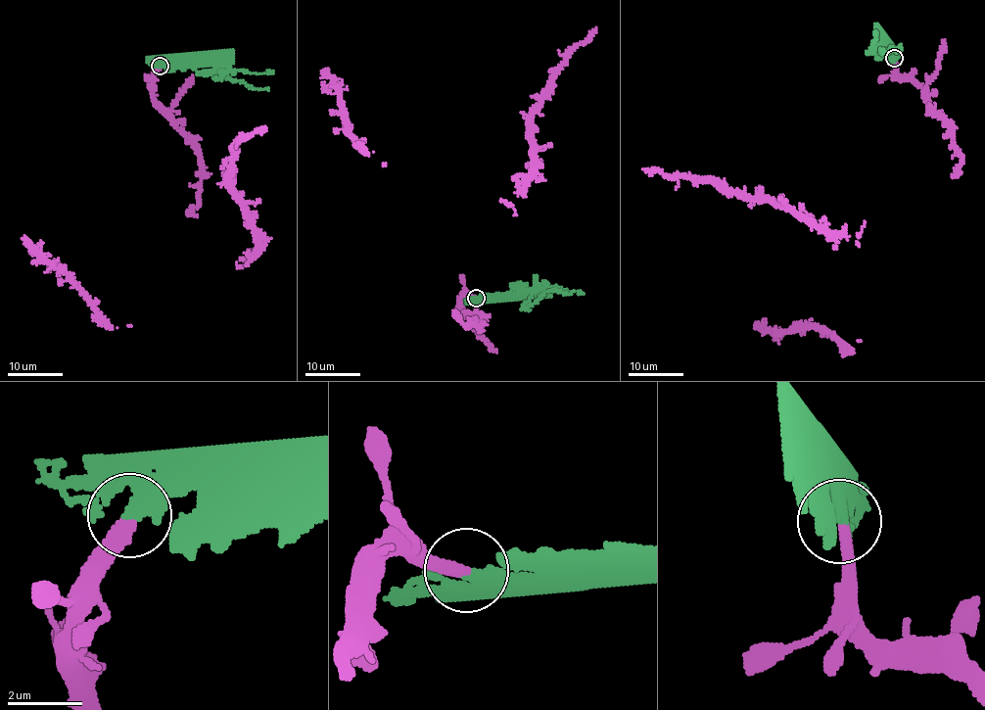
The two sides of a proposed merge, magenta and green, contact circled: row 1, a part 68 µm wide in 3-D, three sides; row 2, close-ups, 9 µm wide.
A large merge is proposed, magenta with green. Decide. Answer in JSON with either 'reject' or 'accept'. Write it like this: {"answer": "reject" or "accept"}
{"answer": "reject"}

